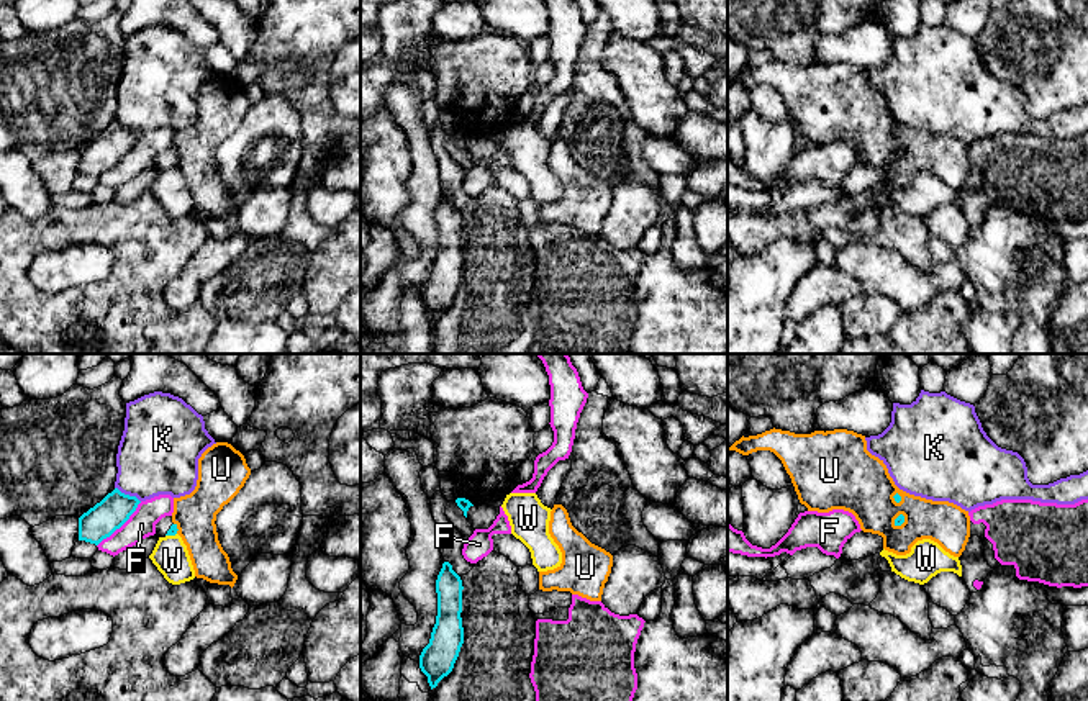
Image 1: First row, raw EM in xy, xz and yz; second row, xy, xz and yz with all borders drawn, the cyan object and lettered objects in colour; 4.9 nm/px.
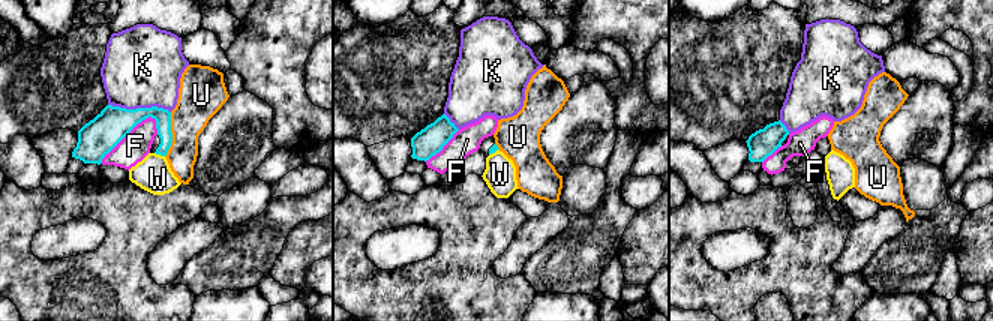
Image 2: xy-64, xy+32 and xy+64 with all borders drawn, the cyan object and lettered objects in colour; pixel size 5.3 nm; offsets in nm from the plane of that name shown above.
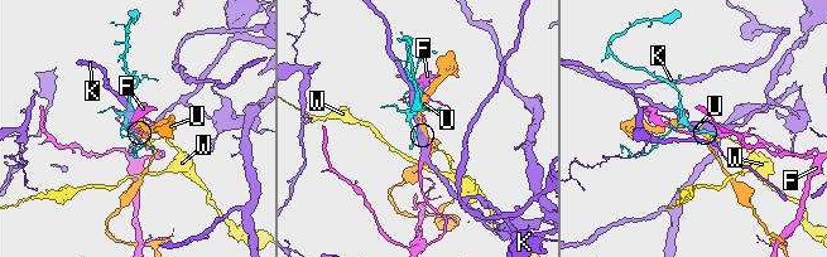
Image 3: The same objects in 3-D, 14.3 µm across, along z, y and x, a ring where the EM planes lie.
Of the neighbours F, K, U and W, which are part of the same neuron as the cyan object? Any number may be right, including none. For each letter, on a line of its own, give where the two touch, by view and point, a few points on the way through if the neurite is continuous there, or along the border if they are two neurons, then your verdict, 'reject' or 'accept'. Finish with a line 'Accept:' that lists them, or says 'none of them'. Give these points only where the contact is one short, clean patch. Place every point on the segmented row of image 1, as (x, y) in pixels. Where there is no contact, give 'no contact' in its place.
F: meets cyan in xy at (120, 526); border along xy (141, 502), (97, 546); reject
K: meets cyan in xy at (128, 495); reject
U: meets cyan in yz at (895, 520); border along yz (902, 513), (895, 520), (895, 526); reject
W: meets cyan in xy at (171, 534); border along xy (176, 533), (166, 536); reject
Accept: none of them

